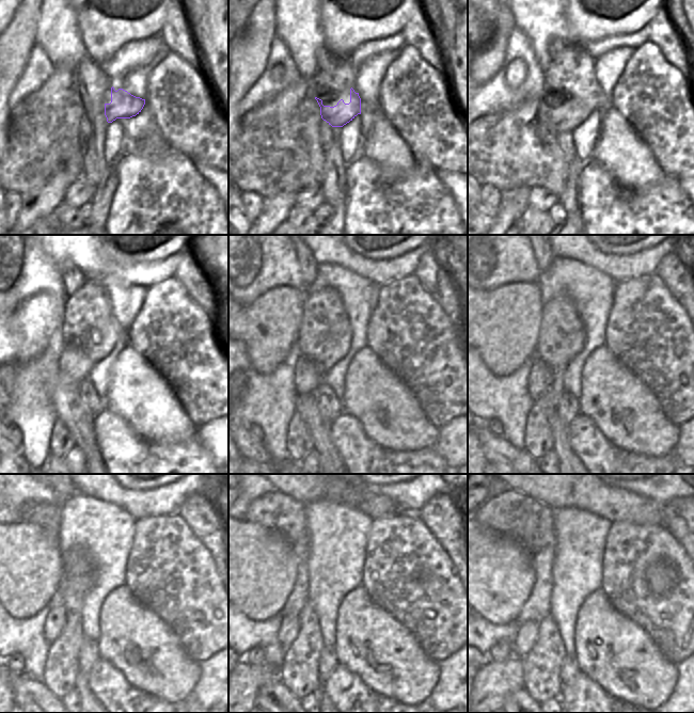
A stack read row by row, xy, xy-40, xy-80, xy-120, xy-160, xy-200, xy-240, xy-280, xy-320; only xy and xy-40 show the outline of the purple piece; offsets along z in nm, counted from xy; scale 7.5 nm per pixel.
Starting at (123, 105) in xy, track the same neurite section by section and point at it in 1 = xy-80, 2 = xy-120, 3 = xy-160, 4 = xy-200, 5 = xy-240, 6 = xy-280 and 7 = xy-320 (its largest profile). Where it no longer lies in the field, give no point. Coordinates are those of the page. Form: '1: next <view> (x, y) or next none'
1: next xy-80 (551, 113)
2: next xy-120 (74, 365)
3: next xy-160 (309, 374)
4: next xy-200 (540, 376)
5: next xy-240 (56, 620)
6: next xy-280 (290, 626)
7: next xy-320 (527, 633)

